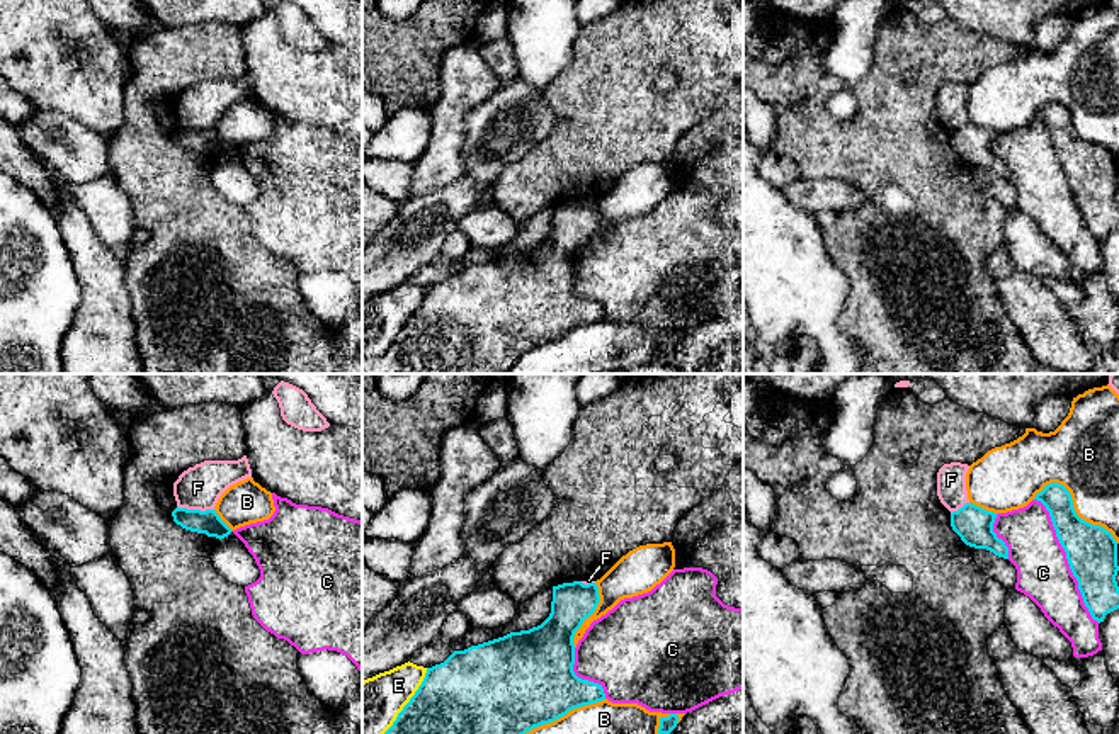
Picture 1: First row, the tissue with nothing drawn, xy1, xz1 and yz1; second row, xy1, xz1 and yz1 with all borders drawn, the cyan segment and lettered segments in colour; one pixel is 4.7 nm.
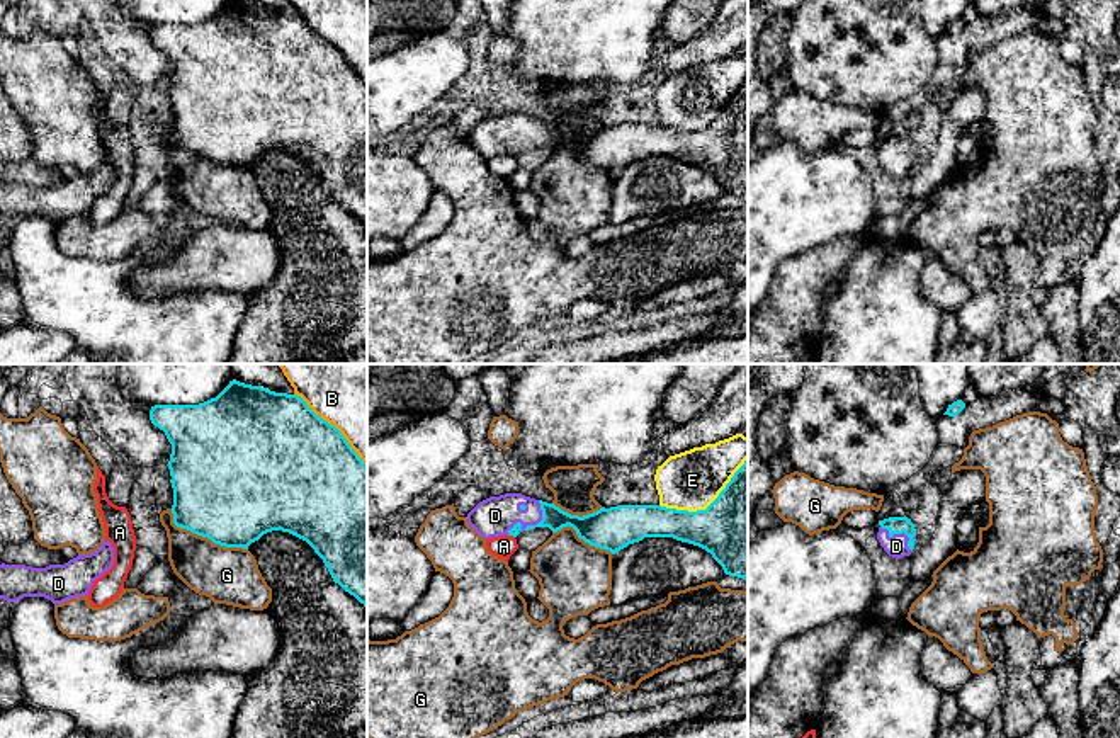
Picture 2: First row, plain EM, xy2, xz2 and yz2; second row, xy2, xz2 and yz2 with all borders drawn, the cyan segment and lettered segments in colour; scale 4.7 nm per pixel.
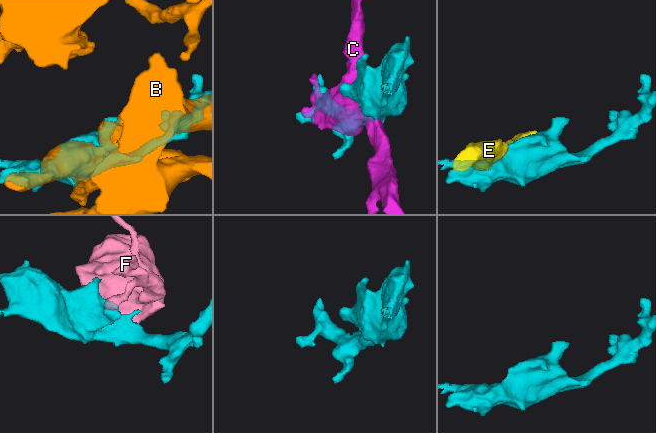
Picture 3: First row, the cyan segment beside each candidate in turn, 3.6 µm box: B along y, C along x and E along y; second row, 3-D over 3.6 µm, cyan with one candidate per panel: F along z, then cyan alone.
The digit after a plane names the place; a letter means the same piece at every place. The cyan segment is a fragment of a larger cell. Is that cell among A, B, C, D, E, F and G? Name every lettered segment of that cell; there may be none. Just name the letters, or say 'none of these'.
D

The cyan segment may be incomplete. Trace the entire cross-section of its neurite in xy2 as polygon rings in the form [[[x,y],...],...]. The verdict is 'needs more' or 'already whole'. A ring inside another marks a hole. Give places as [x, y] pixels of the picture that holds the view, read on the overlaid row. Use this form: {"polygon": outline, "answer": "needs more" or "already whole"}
{"polygon": [[[236,379],[199,405],[155,405],[150,420],[172,444],[173,524],[224,548],[243,548],[272,531],[306,541],[335,583],[367,609],[367,466],[342,432],[297,395],[275,393]]], "answer": "already whole"}

